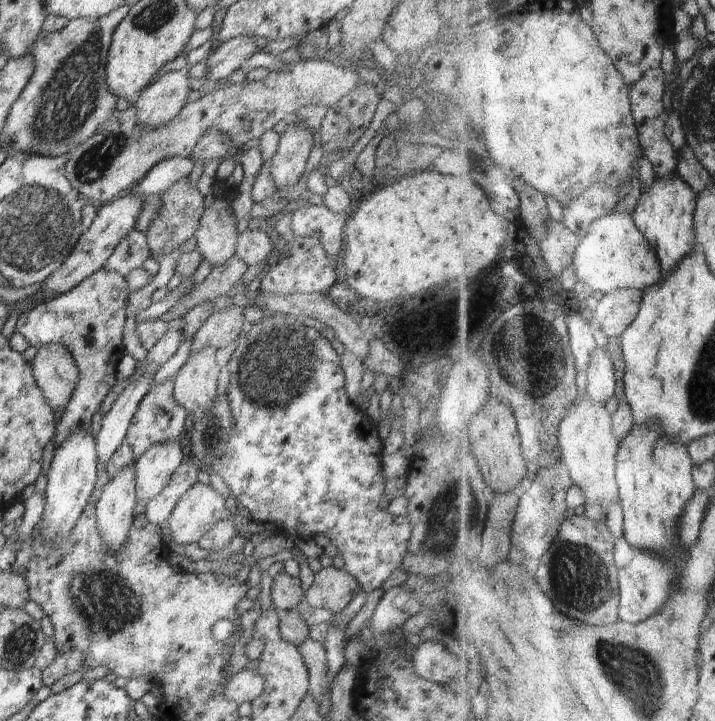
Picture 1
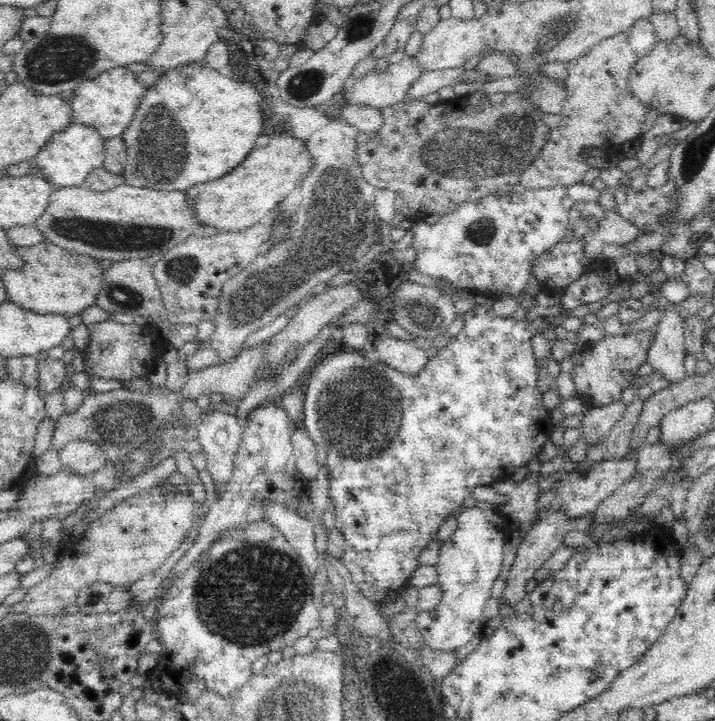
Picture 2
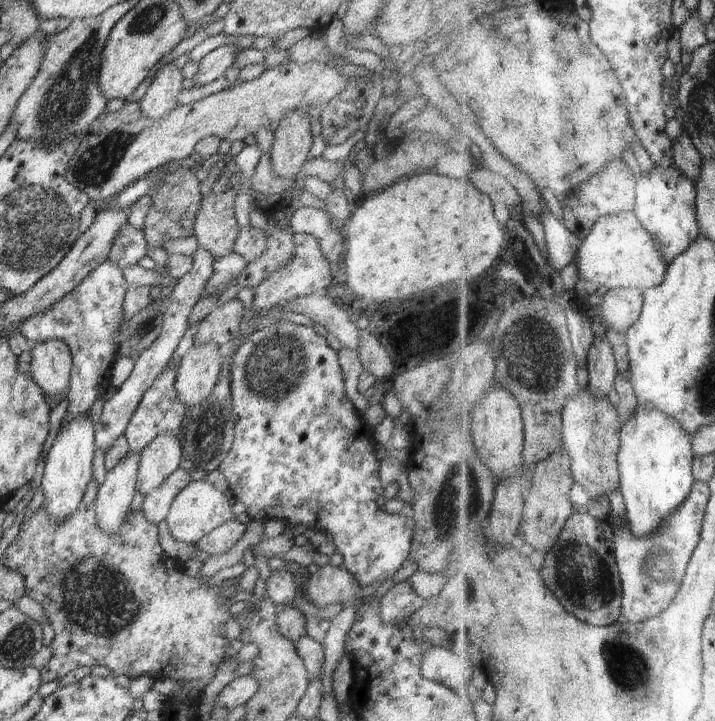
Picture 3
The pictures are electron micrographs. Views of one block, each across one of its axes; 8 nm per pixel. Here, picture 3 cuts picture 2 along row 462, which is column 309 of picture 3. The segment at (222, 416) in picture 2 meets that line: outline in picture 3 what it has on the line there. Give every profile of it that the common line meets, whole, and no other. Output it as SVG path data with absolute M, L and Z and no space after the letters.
M302 207L296 210L289 225L293 235L310 234L321 246L322 253L329 262L341 262L345 251L345 236L342 228L334 226L336 222L328 216L326 210Z

